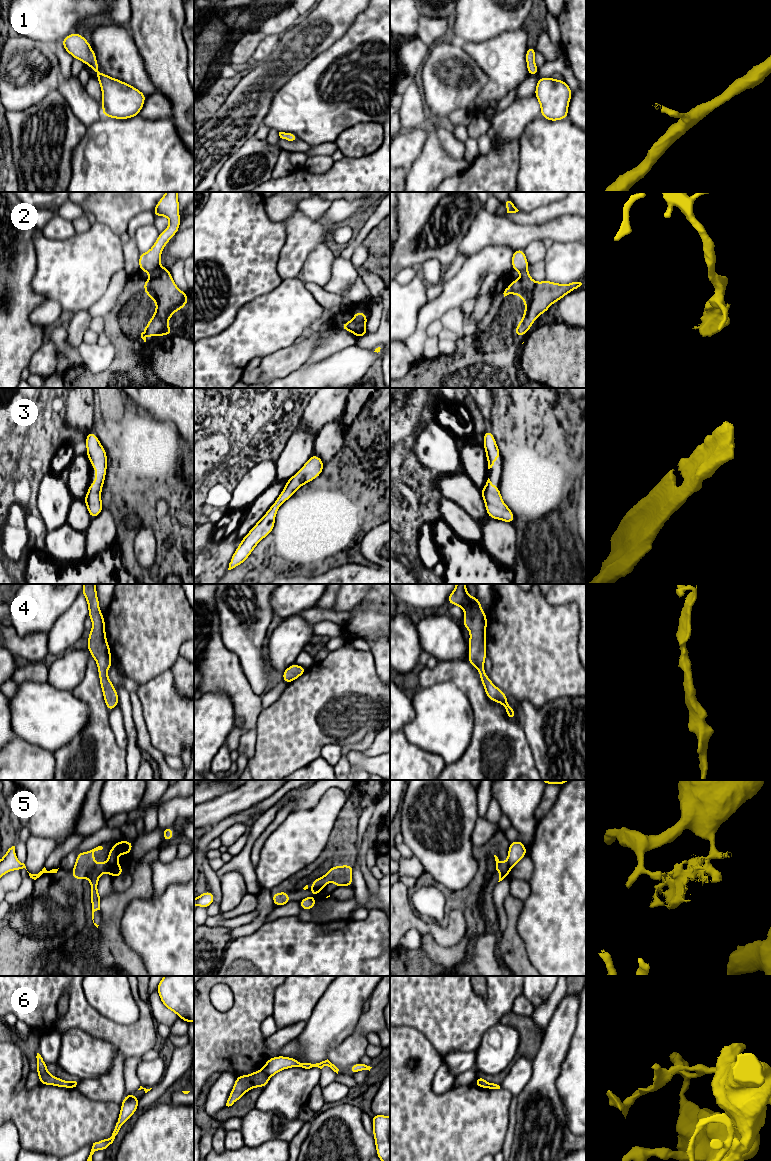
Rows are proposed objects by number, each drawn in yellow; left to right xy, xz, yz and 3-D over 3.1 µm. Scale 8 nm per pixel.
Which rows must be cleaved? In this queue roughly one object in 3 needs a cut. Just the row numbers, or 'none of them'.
2, 5, 6

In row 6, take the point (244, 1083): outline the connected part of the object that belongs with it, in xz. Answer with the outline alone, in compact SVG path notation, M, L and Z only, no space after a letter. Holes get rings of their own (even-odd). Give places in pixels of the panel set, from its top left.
M257 1070L249 1075L237 1076L234 1087L229 1095L226 1106L232 1106L247 1091L255 1087L264 1088L269 1082L268 1076L263 1070Z

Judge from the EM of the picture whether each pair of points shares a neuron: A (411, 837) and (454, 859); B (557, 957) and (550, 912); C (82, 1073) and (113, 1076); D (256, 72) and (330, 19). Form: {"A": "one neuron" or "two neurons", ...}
{"A": "one neuron", "B": "one neuron", "C": "two neurons", "D": "one neuron"}

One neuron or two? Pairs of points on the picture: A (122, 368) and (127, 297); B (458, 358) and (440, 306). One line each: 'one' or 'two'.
A: one
B: two

